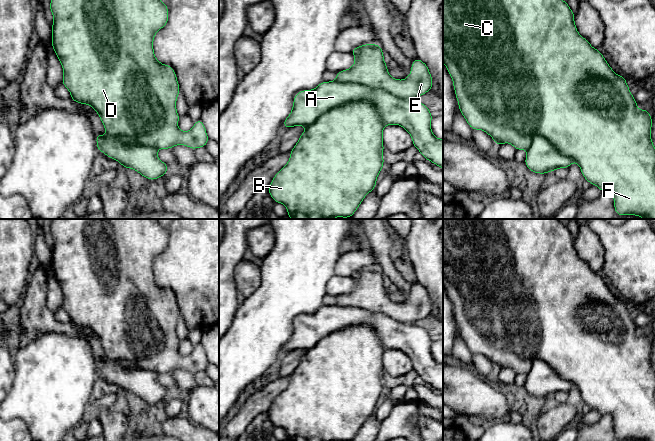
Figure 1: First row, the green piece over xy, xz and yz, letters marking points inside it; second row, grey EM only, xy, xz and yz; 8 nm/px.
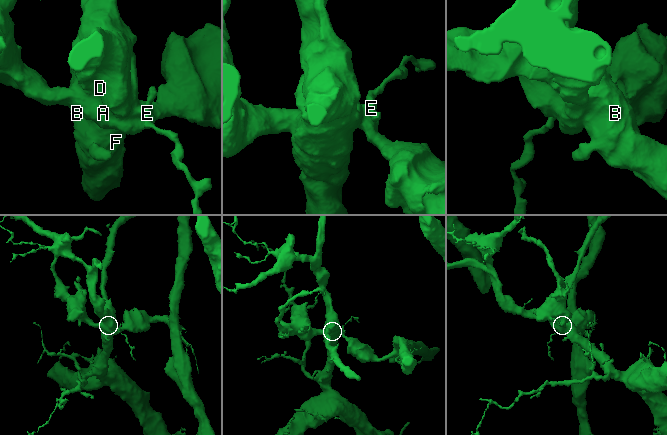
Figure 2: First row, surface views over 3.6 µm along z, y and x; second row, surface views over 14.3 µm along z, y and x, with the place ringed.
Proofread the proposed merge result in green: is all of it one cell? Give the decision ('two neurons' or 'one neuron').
two neurons

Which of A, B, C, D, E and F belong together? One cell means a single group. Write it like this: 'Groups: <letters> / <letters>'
Groups: A / B C D E F

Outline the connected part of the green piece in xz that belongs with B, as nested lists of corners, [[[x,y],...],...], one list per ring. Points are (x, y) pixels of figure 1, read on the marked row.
[[[370,101],[349,102],[320,116],[306,127],[290,151],[288,163],[278,171],[268,191],[275,203],[282,203],[291,219],[351,218],[366,195],[373,191],[384,165],[383,124],[377,108]]]

